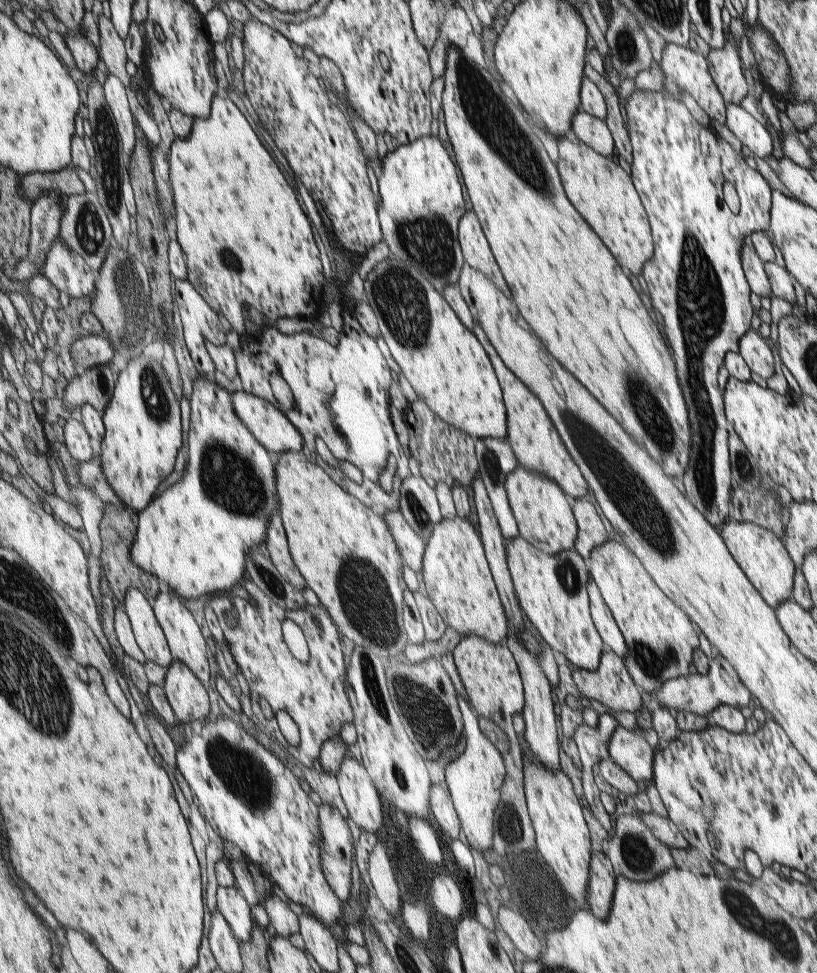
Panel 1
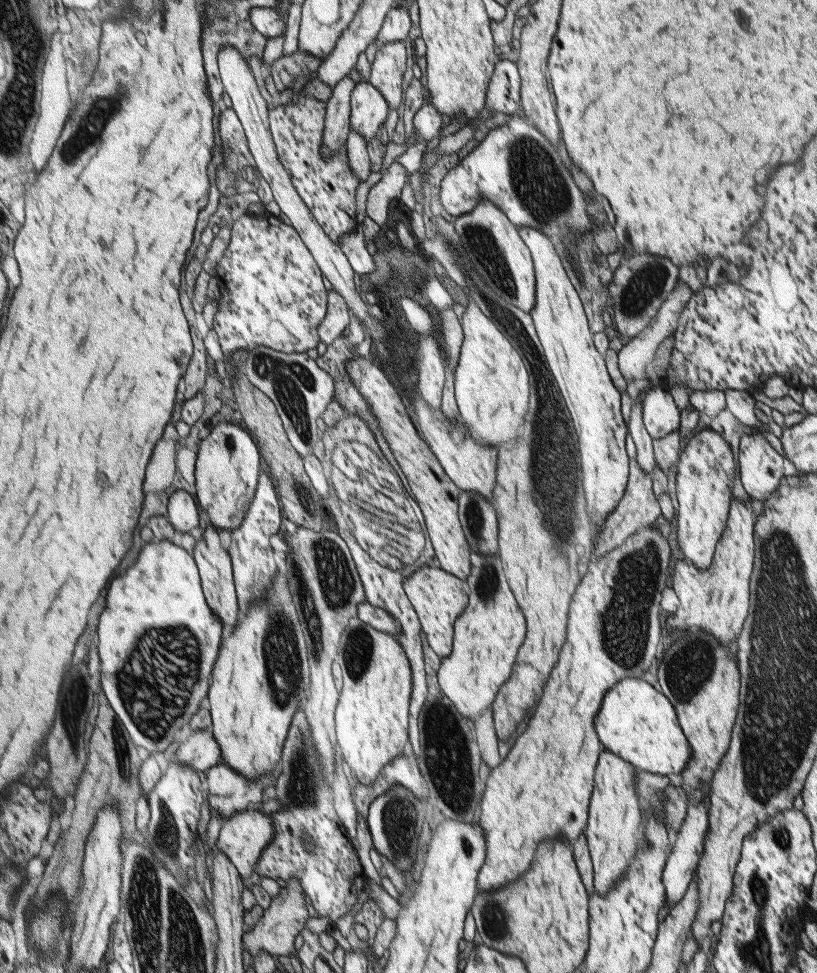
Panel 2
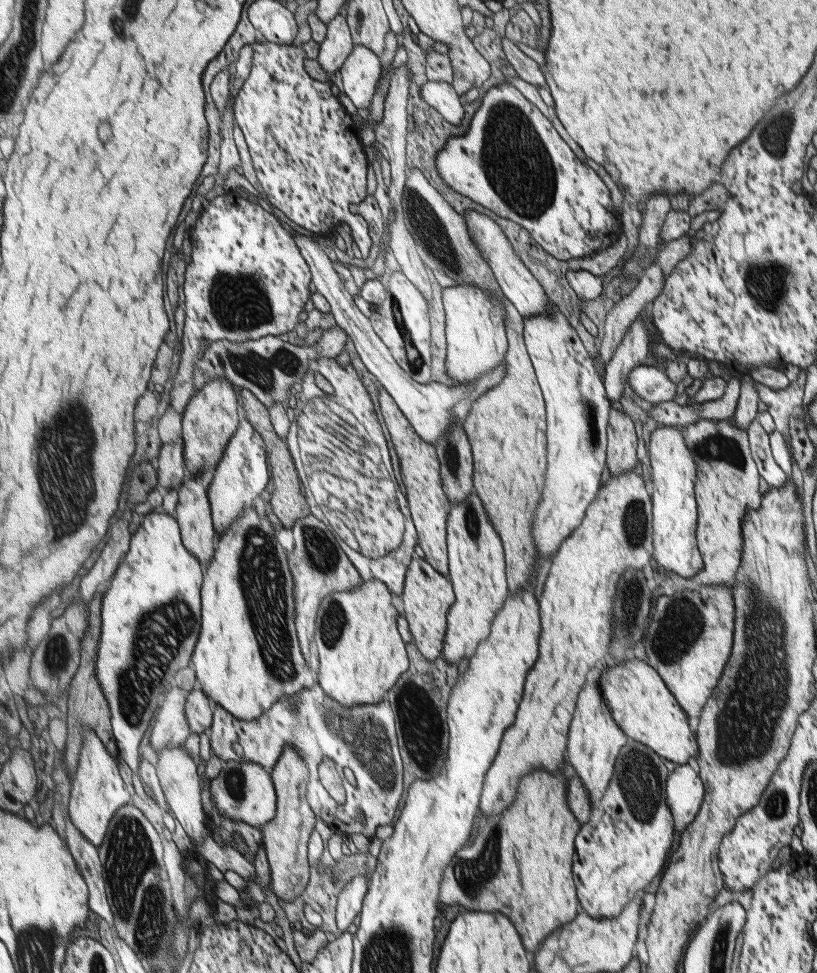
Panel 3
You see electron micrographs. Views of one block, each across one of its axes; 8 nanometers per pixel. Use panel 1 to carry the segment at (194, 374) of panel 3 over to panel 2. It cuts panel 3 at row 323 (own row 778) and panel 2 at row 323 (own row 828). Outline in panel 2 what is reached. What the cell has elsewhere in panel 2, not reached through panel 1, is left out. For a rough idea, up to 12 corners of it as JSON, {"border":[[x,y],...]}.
{"border":[[285,217],[233,227],[214,319],[228,356],[320,346],[331,287]]}

